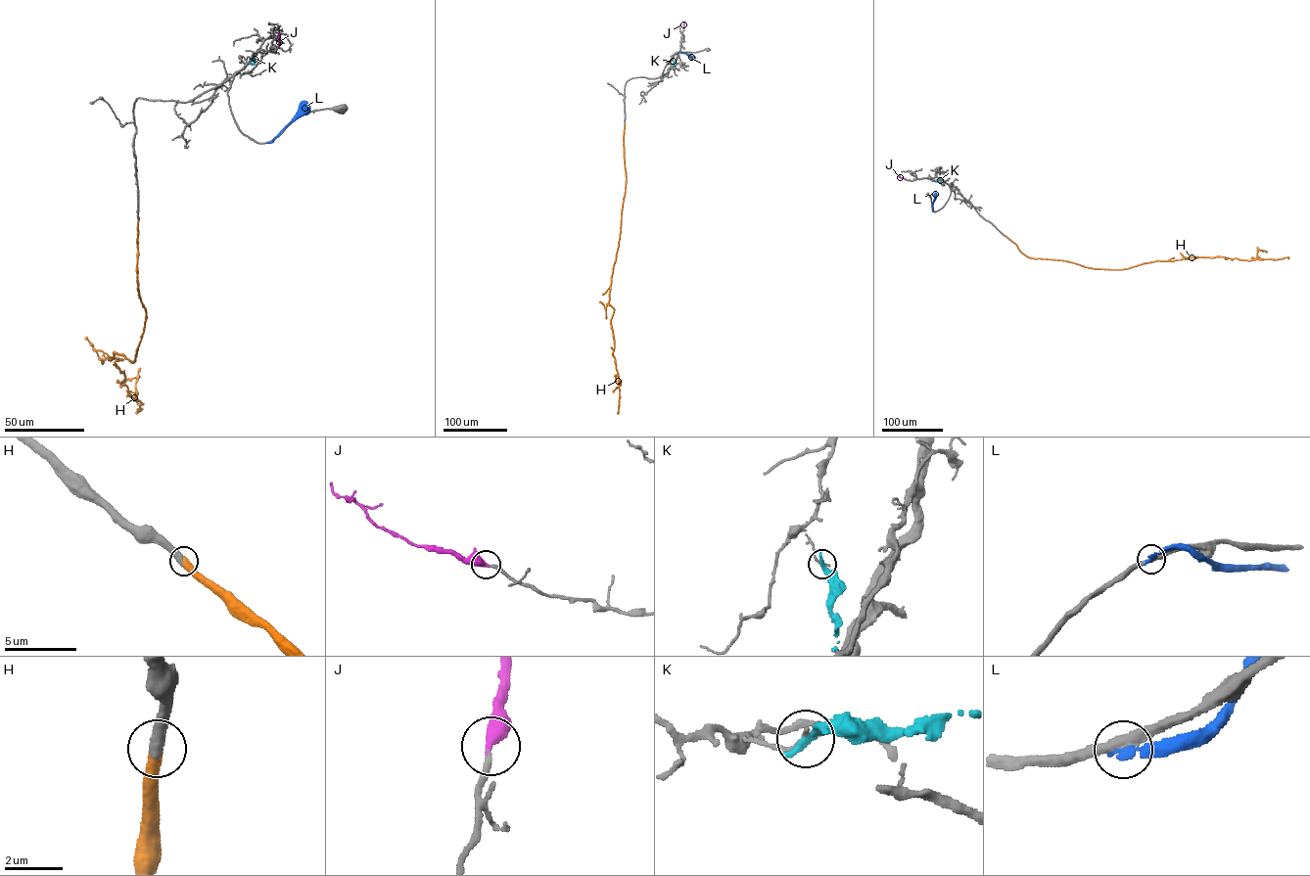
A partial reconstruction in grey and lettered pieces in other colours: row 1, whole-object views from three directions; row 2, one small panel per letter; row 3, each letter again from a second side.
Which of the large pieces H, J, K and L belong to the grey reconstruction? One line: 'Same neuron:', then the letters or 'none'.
Same neuron: H, J

